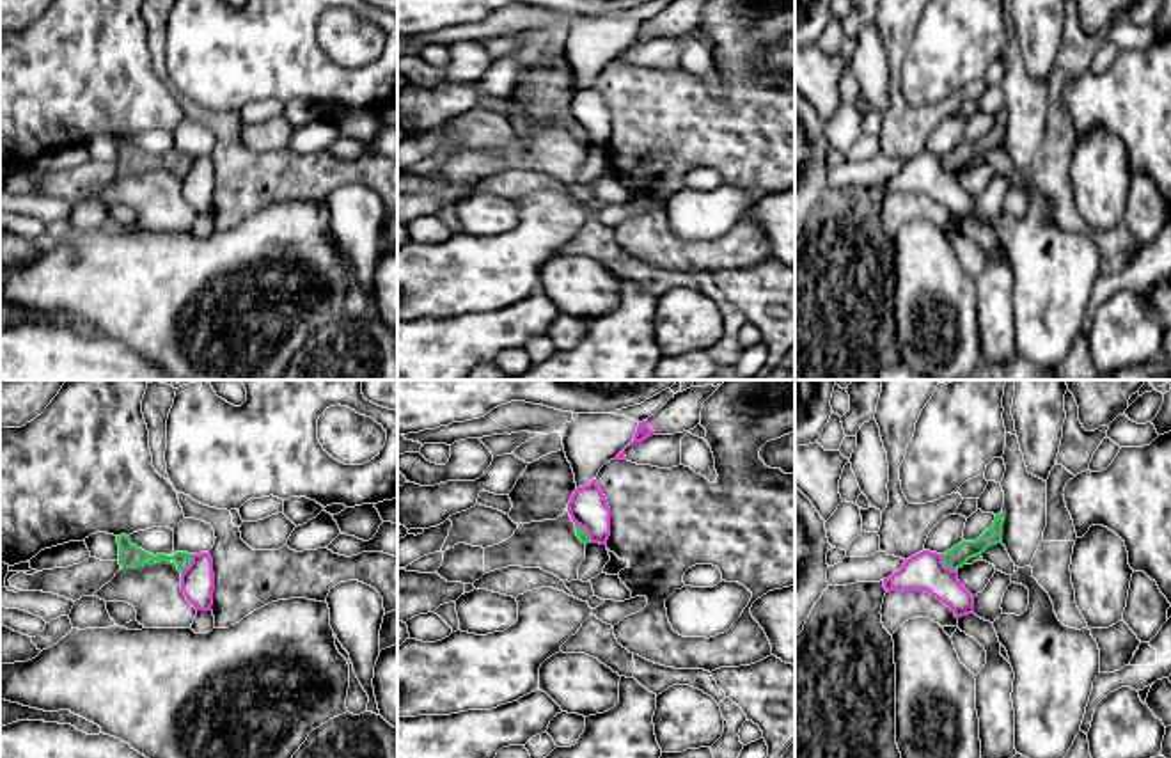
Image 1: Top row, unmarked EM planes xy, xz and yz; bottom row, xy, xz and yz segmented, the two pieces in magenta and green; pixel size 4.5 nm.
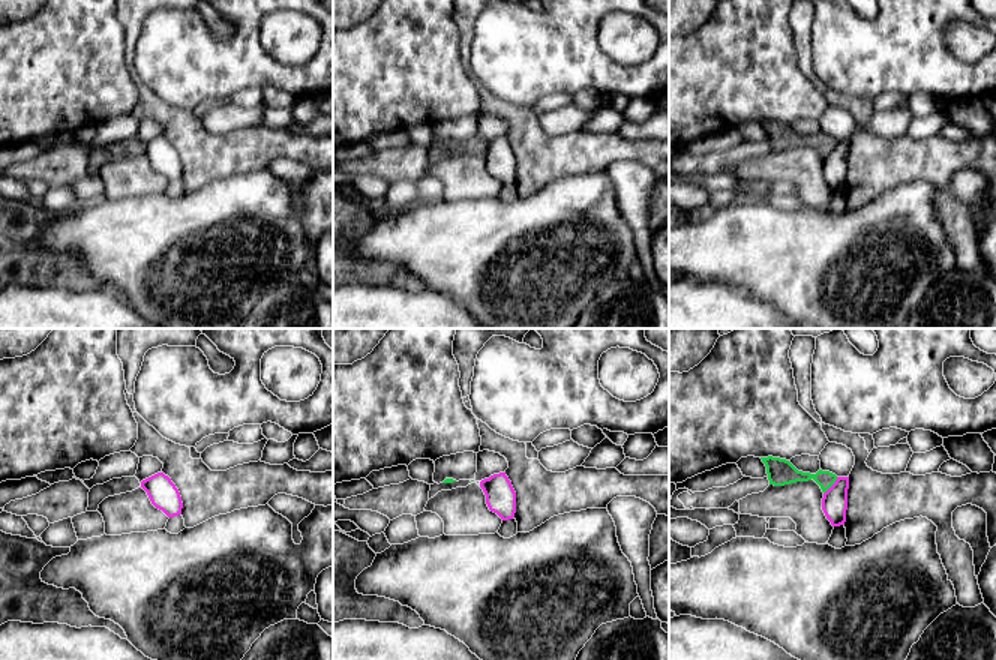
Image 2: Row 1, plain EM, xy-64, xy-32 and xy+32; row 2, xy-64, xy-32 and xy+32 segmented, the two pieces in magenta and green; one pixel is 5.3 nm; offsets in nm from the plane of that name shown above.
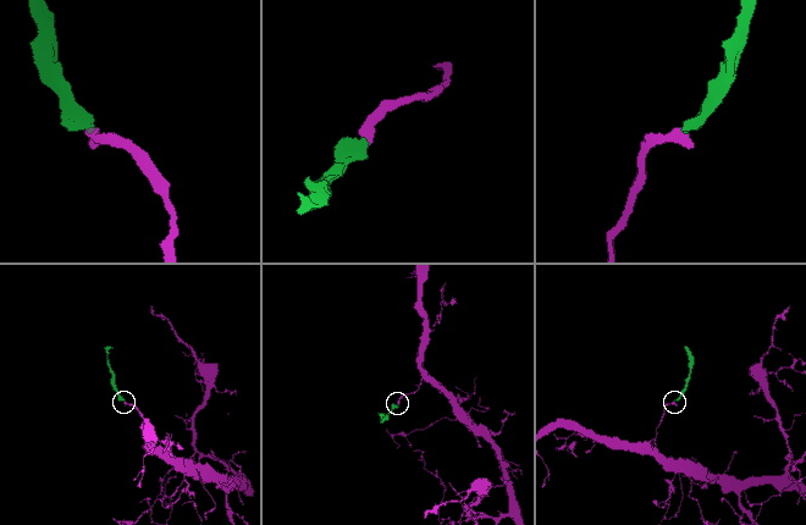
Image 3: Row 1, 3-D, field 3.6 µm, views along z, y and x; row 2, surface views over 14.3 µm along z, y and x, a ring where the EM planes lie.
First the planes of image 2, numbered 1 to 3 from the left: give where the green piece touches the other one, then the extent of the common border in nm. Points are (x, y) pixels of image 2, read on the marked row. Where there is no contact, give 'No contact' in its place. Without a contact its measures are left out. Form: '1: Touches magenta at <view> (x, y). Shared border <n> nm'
1: No contact
2: No contact
3: Touches magenta at xy+32 (831, 486). Shared border 120 nm

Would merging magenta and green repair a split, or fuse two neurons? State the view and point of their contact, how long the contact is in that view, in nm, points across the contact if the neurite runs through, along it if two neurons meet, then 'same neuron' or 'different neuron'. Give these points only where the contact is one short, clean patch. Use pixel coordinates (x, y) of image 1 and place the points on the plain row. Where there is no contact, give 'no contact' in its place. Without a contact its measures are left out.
meets magenta in yz at (943, 167); contact 100 nm long; border along yz (941, 157), (941, 164), (955, 173); different neuron

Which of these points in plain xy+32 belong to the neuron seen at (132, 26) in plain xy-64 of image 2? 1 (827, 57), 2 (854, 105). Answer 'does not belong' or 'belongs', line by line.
1: does not belong
2: belongs

